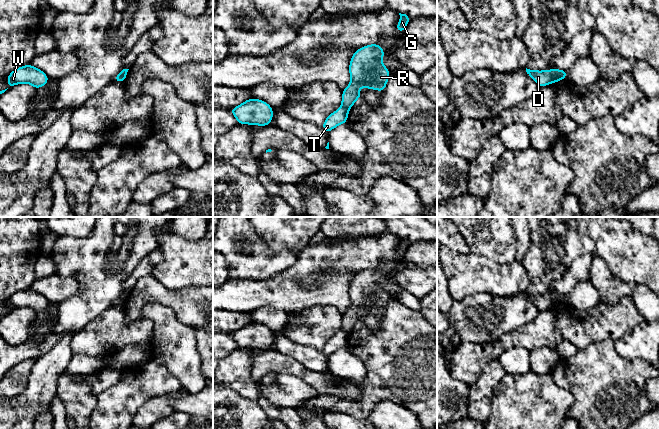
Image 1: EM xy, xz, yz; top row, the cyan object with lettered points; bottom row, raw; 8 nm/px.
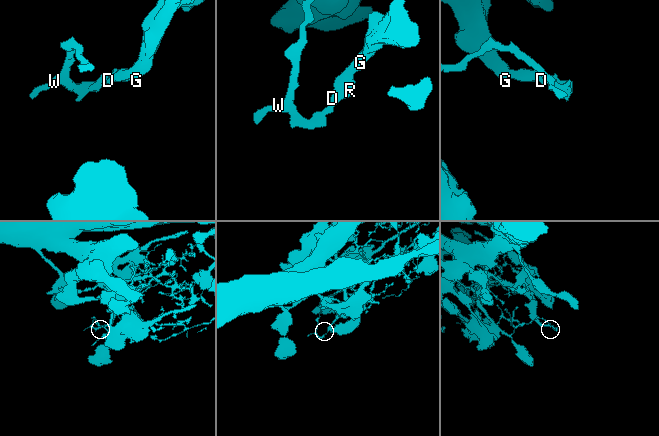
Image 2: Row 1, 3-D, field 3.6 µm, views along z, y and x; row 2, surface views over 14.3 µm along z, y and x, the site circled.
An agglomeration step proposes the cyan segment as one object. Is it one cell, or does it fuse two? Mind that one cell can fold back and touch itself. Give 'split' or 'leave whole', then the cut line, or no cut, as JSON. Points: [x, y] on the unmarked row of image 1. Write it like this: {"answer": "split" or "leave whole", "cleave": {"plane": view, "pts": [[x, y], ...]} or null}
{"answer": "split", "cleave": {"plane": "yz", "pts": [[551, 294], [553, 305]]}}

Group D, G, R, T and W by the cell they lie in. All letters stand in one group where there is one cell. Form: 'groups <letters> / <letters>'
groups D G R / T W

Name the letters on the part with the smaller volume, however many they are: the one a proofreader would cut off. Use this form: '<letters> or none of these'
D, G, R

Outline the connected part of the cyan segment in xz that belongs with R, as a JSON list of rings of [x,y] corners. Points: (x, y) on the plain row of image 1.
[[[378,268],[367,269],[353,278],[349,291],[351,305],[342,318],[343,331],[350,333],[361,321],[361,310],[384,315],[390,300],[389,294],[381,286],[384,278]]]

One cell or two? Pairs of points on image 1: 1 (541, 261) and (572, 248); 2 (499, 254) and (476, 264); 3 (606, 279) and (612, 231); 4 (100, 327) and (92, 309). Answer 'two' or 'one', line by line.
1: one
2: two
3: two
4: two

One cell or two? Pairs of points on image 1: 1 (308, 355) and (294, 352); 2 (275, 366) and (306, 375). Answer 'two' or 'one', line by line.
1: one
2: one

